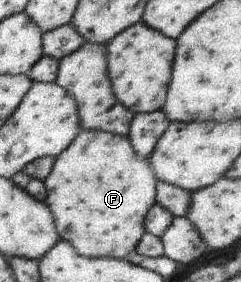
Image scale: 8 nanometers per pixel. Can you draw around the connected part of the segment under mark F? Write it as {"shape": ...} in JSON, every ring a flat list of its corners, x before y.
{"shape":[[81,130,78,137,56,160,53,173,45,179,48,190,46,203,54,213,61,239,69,241,78,255,89,258,125,259,147,232,147,214,157,203,157,185,160,180,153,165,134,149,129,137,100,130]]}

